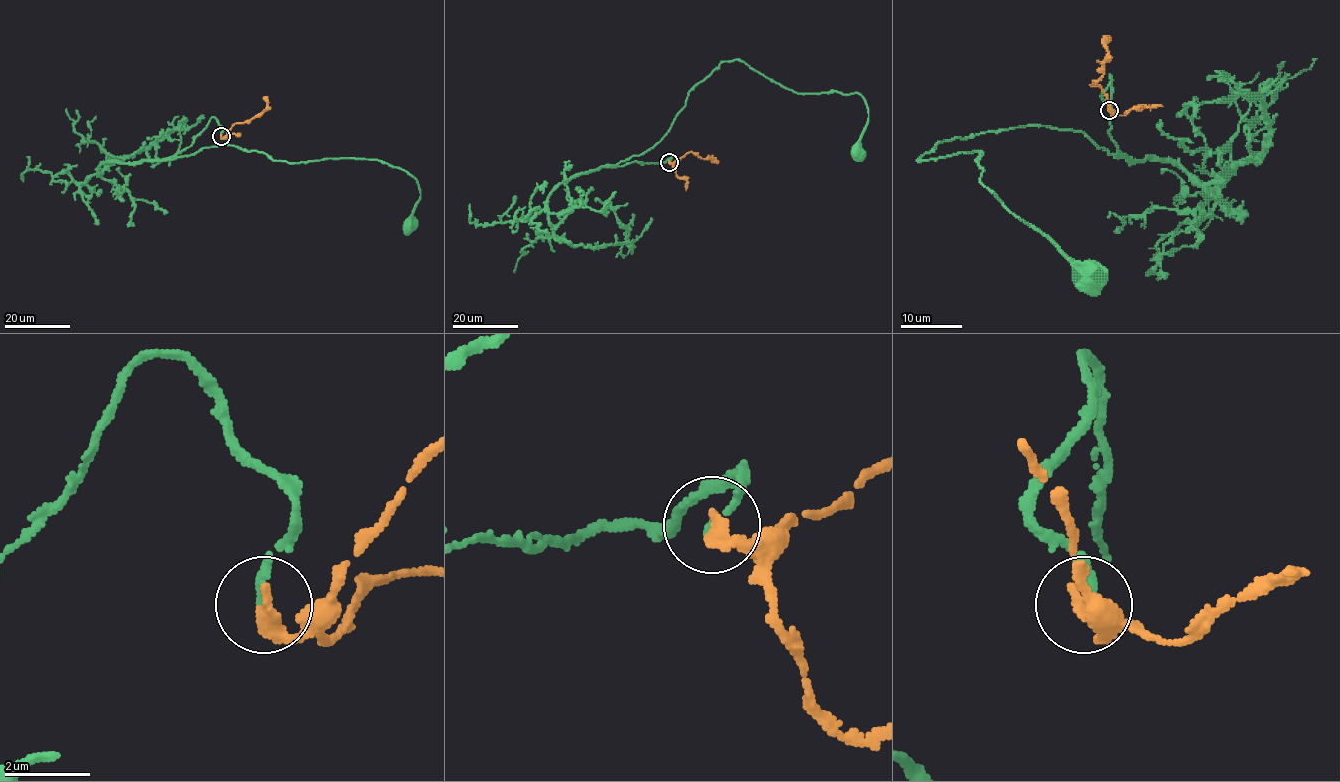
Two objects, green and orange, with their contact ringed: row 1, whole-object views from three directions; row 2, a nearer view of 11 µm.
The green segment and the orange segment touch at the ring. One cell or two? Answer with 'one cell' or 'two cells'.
one cell

